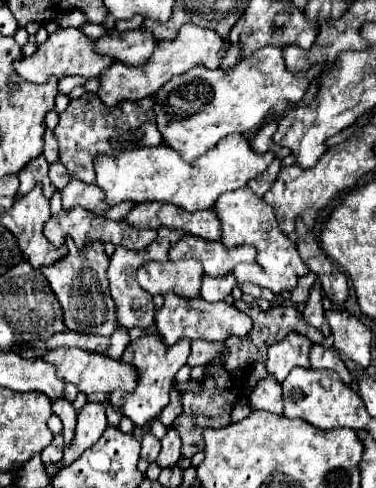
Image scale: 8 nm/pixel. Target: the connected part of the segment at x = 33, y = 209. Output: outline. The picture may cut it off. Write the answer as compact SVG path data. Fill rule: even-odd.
M37 183L27 195L17 195L13 207L1 215L1 223L3 223L11 233L15 233L23 257L25 257L33 267L51 265L51 263L59 261L61 257L65 257L65 253L67 253L65 245L63 245L63 247L51 247L51 241L43 235L43 223L45 223L49 217L51 217L49 199L43 195L41 183Z

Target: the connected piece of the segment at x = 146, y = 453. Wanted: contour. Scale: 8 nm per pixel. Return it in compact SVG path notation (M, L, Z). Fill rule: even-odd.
M147 433L147 435L143 437L143 443L141 443L141 445L143 445L143 447L141 447L141 459L153 463L153 461L157 459L159 451L161 451L159 439L155 439L151 433Z

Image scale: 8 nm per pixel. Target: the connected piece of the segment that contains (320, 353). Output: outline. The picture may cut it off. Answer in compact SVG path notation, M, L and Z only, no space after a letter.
M313 345L309 361L311 361L313 369L333 369L333 371L337 371L341 381L347 383L347 385L353 381L349 369L345 367L345 363L341 361L341 357L339 357L339 353L335 349L327 349L323 345Z

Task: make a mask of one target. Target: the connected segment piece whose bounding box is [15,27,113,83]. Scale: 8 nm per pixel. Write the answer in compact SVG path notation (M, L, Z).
M59 27L55 33L49 35L45 43L37 47L37 51L31 57L23 57L15 63L15 71L33 83L45 83L51 75L65 77L65 75L83 75L85 79L101 75L103 69L111 67L113 59L107 59L107 55L95 55L95 39L85 35L81 29L63 29Z

